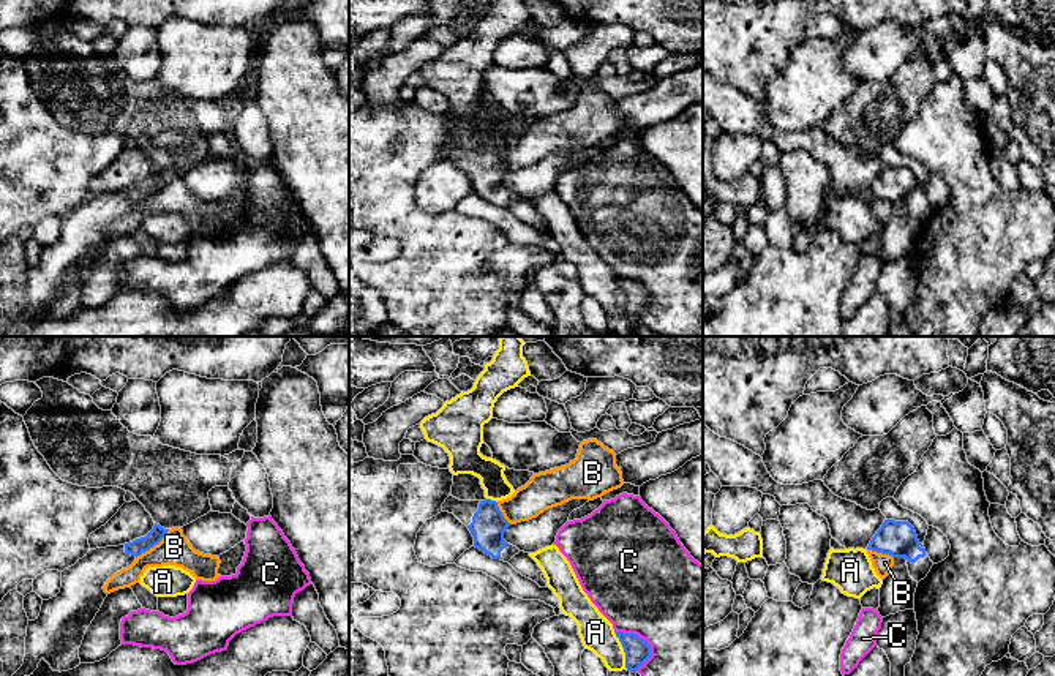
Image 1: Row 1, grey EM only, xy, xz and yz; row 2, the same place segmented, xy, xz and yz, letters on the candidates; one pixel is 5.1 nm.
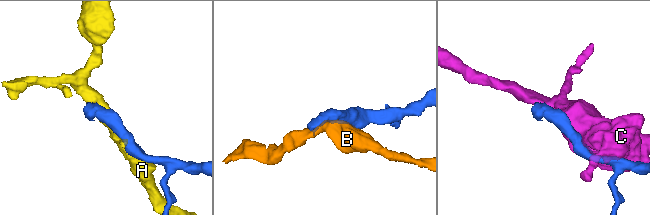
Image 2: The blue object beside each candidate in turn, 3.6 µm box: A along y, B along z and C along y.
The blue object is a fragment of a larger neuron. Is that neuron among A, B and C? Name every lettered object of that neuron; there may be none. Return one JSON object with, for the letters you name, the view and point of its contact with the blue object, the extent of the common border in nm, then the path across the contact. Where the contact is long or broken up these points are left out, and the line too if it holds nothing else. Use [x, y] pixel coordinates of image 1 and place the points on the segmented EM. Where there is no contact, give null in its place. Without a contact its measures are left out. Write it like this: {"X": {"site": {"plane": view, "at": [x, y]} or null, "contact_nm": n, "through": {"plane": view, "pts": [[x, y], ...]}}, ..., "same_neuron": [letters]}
{"same_neuron": []}

